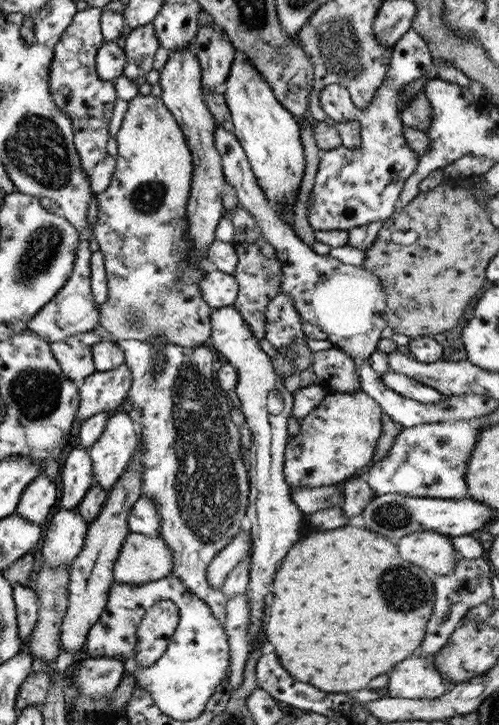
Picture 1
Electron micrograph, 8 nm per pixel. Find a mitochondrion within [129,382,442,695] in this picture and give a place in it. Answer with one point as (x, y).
(403, 592)

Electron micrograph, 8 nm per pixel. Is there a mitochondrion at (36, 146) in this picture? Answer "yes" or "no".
yes

